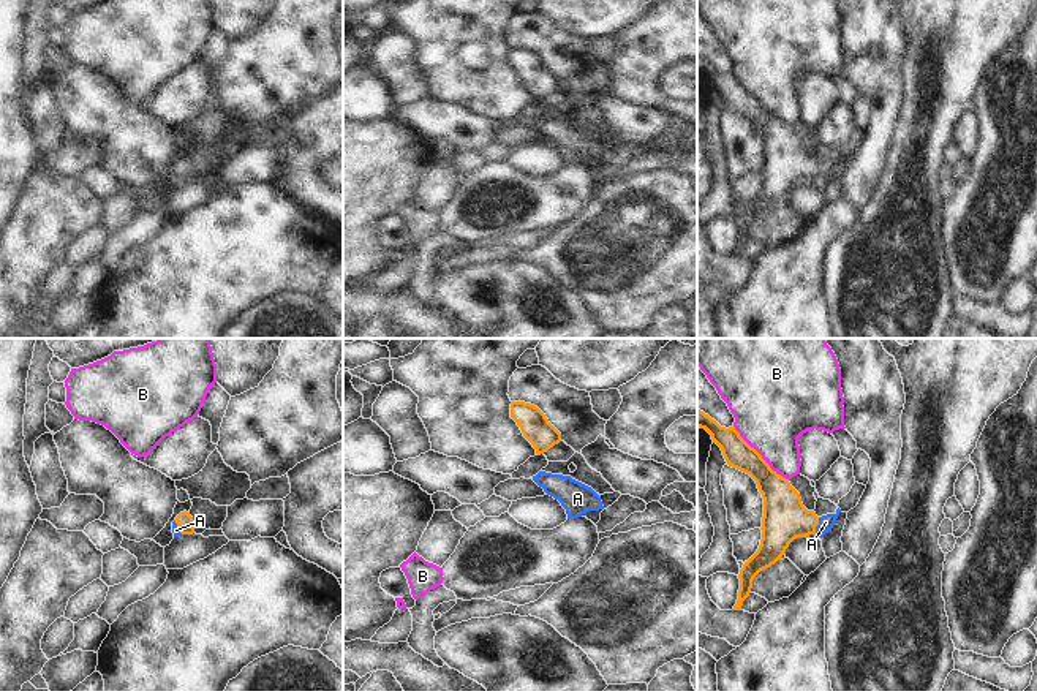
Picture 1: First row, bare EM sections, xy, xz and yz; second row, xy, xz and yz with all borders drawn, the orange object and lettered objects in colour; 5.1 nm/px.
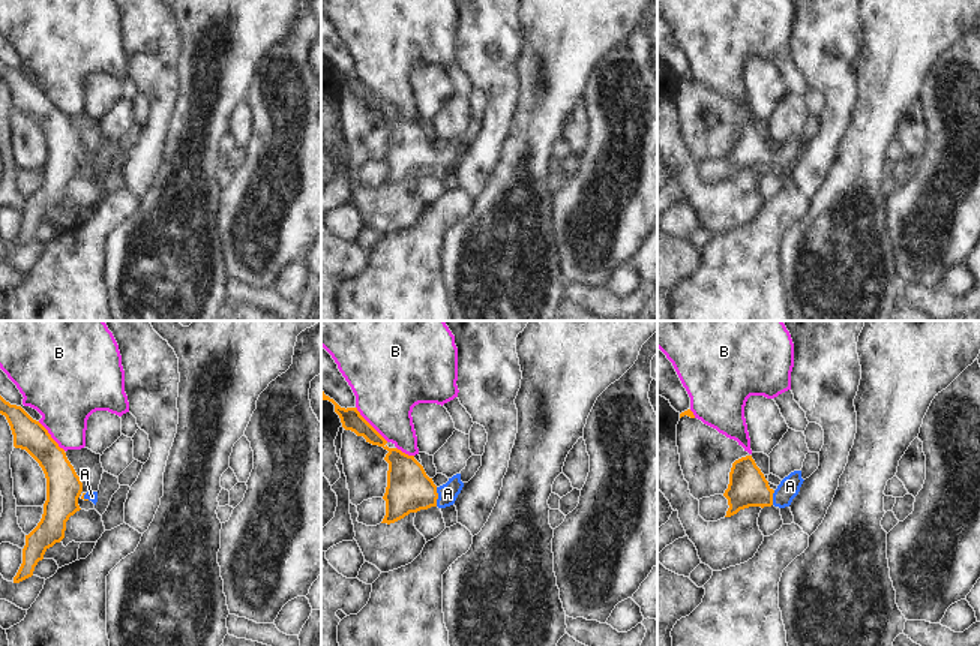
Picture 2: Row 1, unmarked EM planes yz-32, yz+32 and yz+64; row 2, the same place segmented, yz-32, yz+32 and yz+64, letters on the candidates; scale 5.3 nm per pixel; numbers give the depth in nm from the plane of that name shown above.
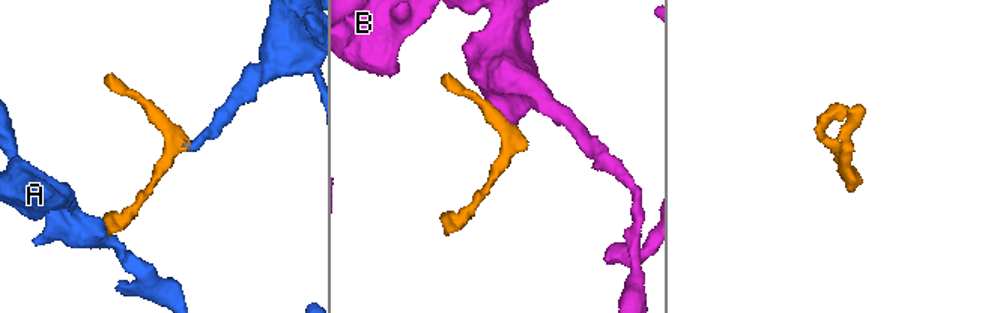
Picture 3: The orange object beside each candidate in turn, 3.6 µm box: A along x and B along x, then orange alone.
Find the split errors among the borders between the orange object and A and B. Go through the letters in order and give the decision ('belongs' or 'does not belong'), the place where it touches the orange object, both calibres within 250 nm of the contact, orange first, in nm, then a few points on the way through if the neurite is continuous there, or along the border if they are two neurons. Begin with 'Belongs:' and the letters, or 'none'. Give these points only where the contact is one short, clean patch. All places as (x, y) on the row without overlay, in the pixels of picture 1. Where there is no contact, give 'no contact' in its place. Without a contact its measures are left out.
Belongs: A
A: belongs; meets orange in yz at (816, 171); 220 nm thick on the orange side, 80 nm on the other; runs through yz (784, 165), (816, 171), (825, 168)
B: does not belong; meets orange in yz at (761, 101); 180 nm thick on the orange side, 400 nm on the other; border along yz (734, 71), (761, 103), (788, 125)

